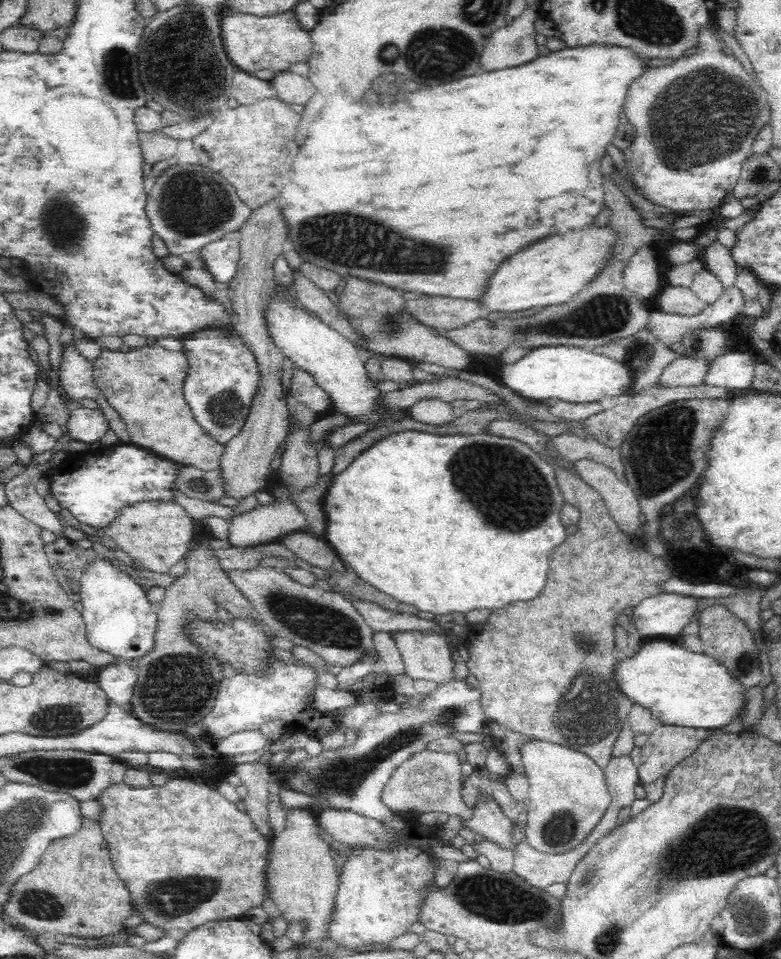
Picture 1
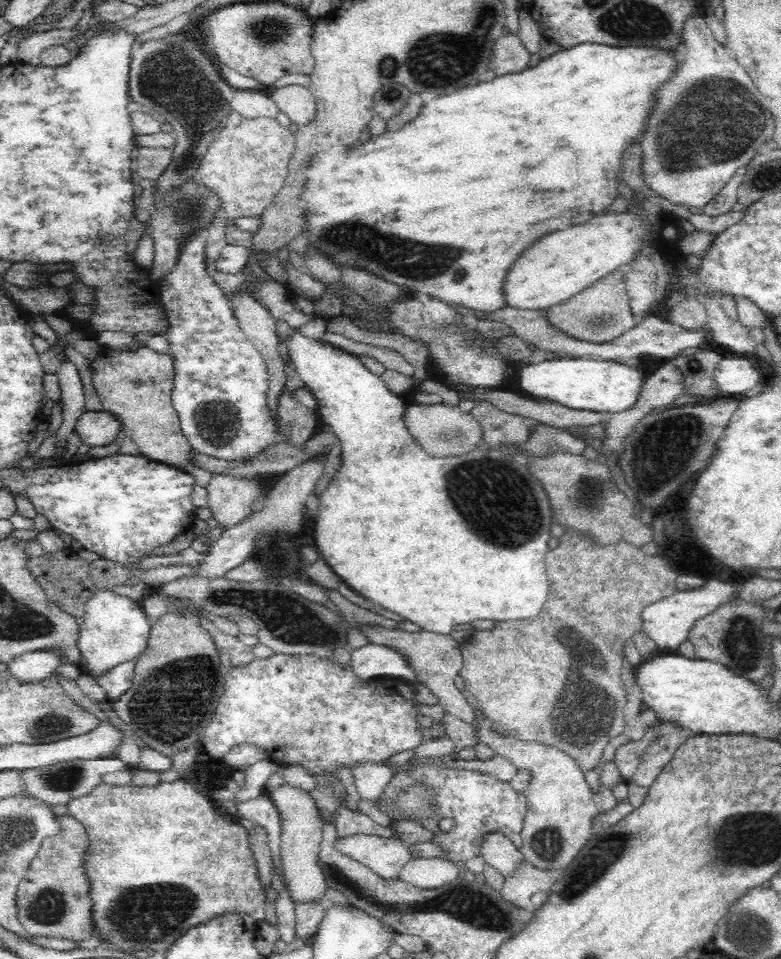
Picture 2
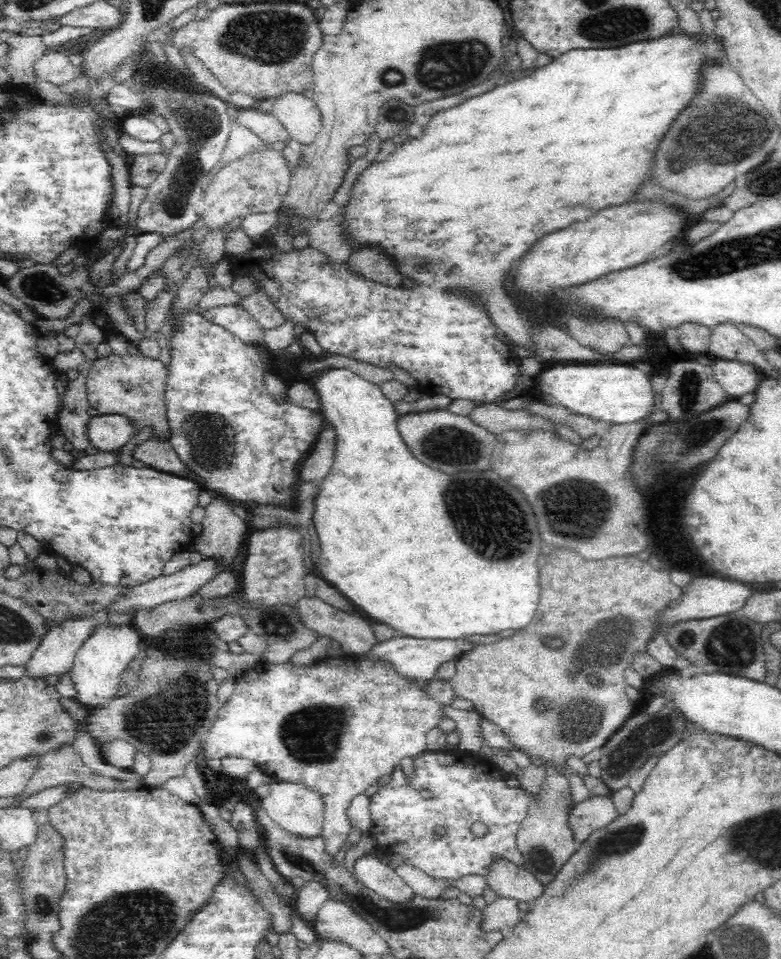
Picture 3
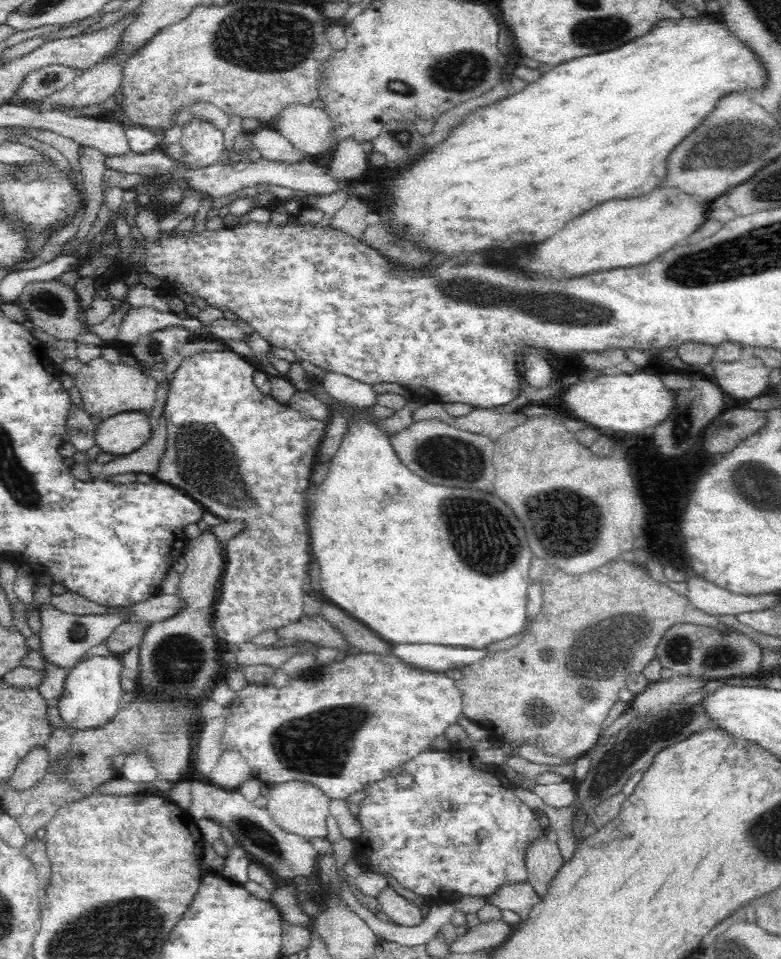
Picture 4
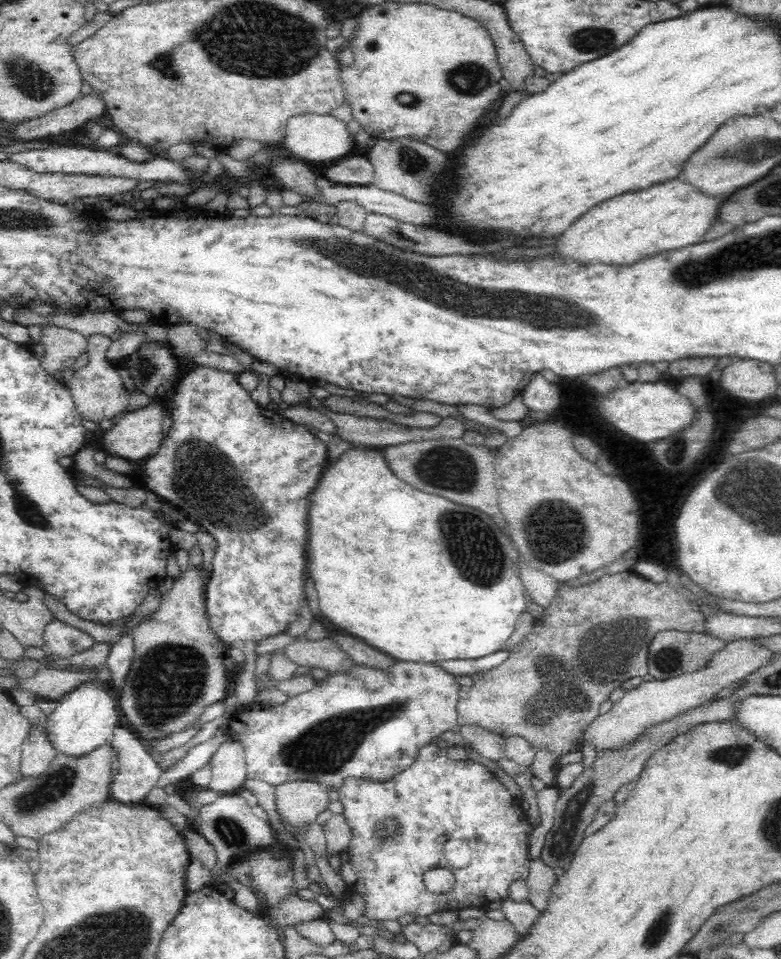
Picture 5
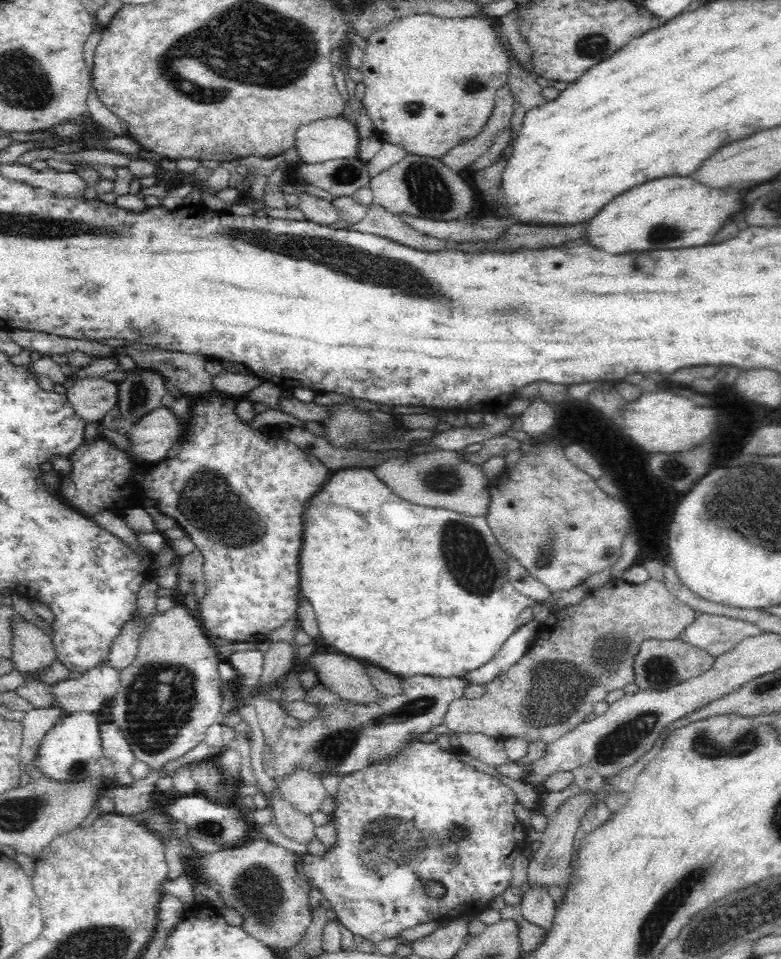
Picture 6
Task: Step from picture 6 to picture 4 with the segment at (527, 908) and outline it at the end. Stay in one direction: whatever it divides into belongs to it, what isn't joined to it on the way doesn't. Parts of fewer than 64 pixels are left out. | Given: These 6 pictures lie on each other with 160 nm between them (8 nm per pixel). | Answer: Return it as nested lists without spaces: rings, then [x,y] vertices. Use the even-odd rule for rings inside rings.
[[[544,828],[524,847],[527,882],[534,886],[540,898],[548,892],[554,876],[564,864],[560,845],[557,841],[550,841],[552,838],[551,832]]]

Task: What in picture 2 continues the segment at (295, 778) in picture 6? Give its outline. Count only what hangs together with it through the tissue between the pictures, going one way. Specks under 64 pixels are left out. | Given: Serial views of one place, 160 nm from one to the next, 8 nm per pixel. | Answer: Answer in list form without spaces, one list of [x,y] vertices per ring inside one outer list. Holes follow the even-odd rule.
[[[283,783],[277,789],[268,792],[268,796],[281,822],[280,862],[284,884],[295,904],[324,903],[324,896],[328,892],[327,872],[319,866],[320,844],[322,842],[323,822],[318,807],[309,791]]]

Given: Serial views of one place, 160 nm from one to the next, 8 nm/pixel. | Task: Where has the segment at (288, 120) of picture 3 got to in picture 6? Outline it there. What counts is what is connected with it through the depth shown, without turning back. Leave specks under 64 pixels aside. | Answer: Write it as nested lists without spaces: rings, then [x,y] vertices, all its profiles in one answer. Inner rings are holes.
[[[342,117],[302,123],[296,128],[294,137],[299,160],[306,164],[354,158],[359,150],[360,137],[356,127]]]

